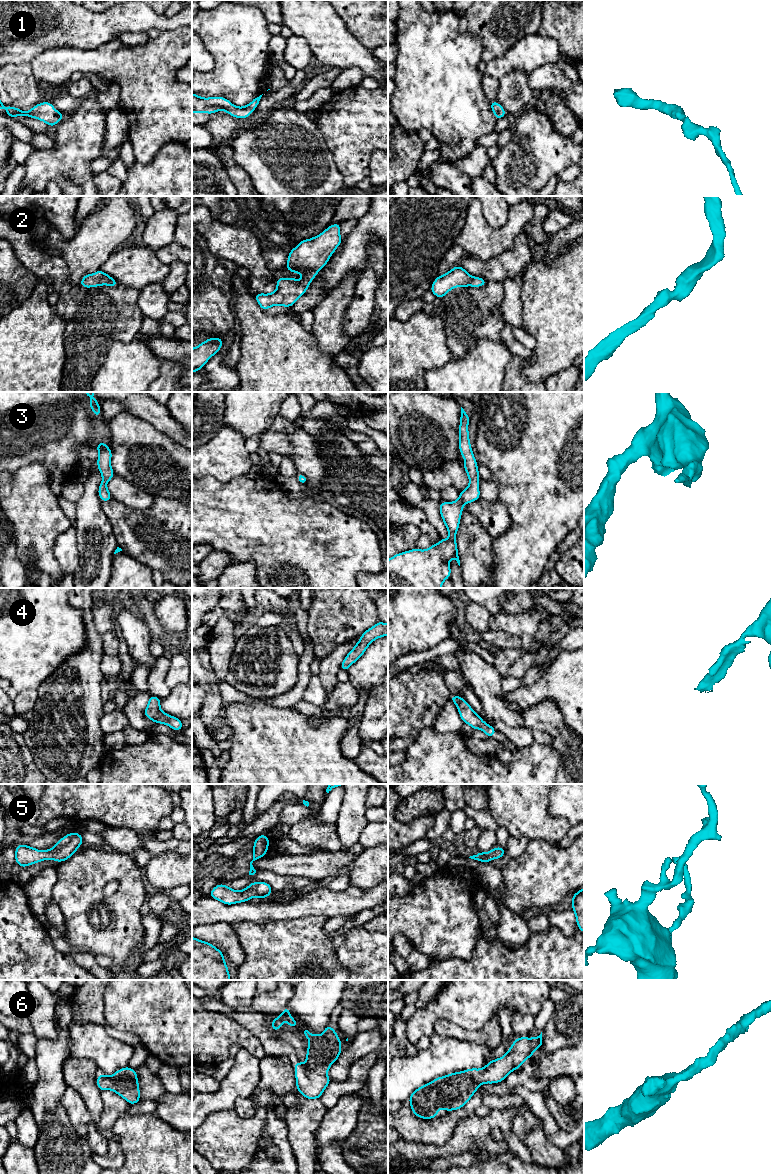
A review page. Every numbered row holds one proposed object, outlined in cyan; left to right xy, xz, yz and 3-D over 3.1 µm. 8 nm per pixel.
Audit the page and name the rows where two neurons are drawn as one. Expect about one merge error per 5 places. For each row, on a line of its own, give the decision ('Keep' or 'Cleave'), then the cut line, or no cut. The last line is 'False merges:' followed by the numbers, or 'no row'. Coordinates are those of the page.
1: Keep. No split
2: Keep. No split
3: Keep. No split
4: Keep. No split
5: Keep. No split
6: Keep. No split
False merges: no row

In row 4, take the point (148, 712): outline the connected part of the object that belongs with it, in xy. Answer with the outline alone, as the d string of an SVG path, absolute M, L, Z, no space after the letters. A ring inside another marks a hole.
M150 695L148 705L143 711L144 715L154 723L166 724L175 731L183 730L181 719L166 714L160 709L161 701L161 698Z

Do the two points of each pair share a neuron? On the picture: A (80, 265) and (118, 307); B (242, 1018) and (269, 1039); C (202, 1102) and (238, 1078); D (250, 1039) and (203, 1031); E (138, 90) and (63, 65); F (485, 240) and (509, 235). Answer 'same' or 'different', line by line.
A: different
B: same
C: same
D: same
E: same
F: same

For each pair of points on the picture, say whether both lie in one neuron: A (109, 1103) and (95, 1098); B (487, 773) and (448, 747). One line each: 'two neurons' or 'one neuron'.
A: two neurons
B: one neuron

